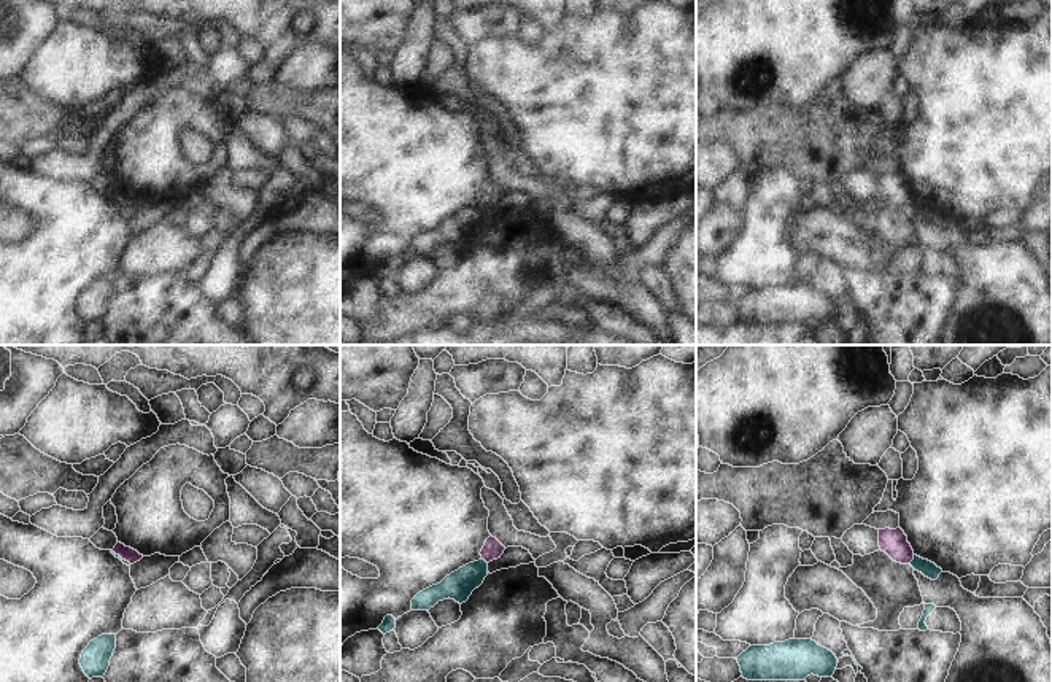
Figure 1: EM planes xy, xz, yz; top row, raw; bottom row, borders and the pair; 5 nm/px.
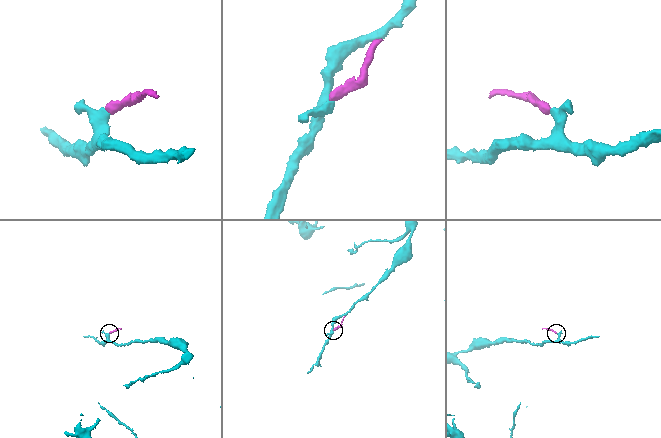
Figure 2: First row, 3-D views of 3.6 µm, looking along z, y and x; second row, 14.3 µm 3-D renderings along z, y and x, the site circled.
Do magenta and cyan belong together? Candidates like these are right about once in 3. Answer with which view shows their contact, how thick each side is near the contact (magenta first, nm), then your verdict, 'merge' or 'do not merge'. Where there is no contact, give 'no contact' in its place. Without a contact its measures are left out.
yz | 140/80 nm | do not merge

